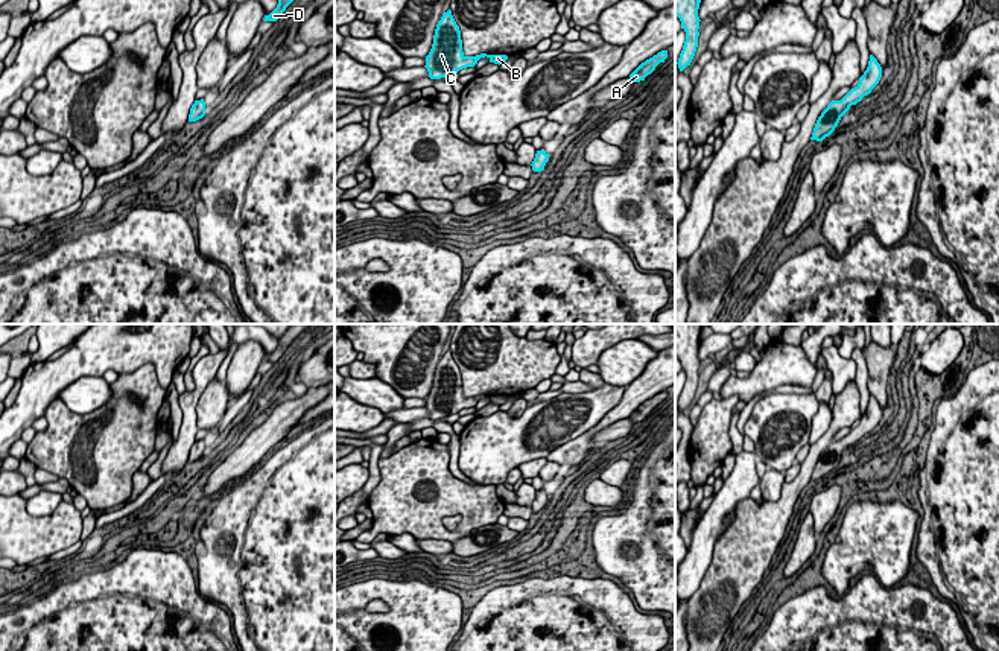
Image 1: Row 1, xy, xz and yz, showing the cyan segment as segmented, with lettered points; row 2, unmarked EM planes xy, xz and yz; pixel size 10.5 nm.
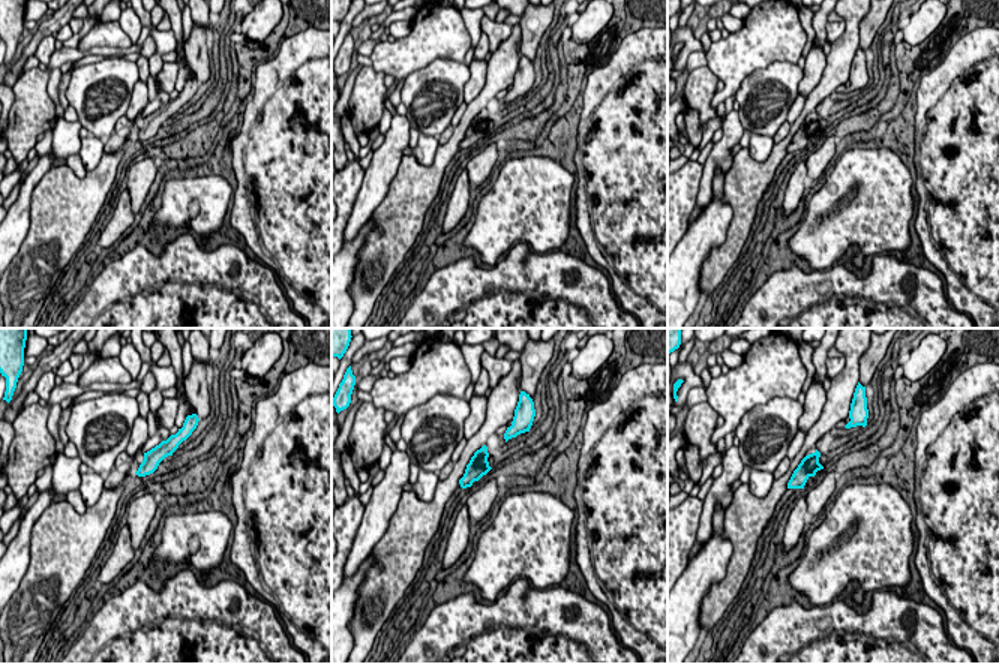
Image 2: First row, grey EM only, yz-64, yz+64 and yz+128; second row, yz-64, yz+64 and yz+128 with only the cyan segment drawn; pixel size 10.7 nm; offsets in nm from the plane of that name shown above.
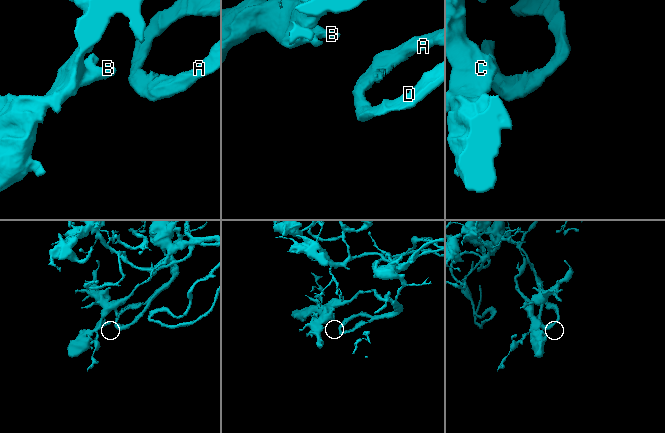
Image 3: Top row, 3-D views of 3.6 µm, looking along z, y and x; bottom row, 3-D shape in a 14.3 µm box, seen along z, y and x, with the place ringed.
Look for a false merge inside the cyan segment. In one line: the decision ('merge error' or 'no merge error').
no merge error

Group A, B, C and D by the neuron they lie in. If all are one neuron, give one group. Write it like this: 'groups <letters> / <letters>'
groups A B C D

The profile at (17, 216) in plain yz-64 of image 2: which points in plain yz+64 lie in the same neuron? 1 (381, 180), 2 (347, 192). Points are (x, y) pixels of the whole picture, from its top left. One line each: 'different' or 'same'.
1: same
2: different

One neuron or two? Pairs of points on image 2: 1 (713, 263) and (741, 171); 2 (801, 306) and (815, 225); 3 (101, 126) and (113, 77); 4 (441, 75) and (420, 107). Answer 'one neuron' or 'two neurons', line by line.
1: one neuron
2: two neurons
3: one neuron
4: one neuron

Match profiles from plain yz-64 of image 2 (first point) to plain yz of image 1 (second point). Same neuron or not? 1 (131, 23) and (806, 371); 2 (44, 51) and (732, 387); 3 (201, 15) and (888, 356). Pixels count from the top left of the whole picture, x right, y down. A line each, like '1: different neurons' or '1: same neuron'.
1: different neurons
2: different neurons
3: different neurons

